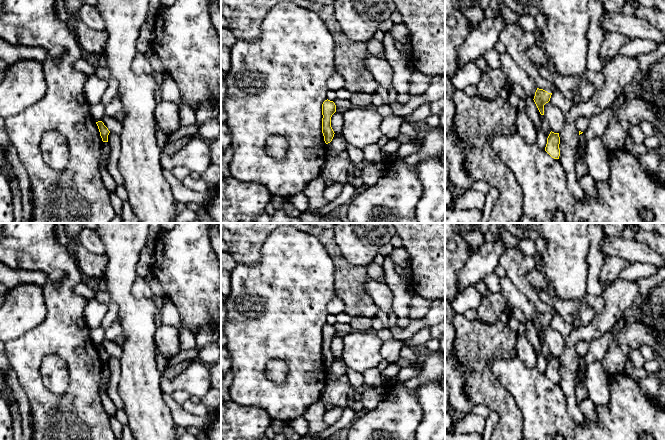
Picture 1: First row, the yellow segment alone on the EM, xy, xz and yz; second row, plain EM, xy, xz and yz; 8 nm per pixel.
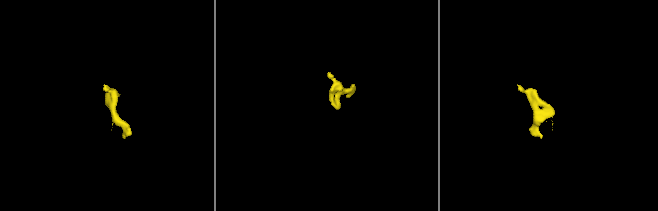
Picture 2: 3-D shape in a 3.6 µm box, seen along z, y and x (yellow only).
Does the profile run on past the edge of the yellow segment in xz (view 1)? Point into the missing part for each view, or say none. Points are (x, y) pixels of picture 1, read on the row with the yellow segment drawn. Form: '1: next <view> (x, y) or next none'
1: next none

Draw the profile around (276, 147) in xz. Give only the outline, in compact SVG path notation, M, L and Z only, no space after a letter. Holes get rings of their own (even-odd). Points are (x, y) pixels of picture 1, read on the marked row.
M275 135L267 139L265 152L275 160L281 160L285 157L288 149L288 141L285 137Z

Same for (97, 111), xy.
M101 102L95 105L90 105L90 114L96 122L102 121L105 117L104 107L105 106Z

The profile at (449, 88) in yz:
M445 76L445 137L448 136L454 124L455 102L454 93L456 89L451 82L451 78Z

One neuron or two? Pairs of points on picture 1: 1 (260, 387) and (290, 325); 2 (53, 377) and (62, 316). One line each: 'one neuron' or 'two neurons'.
1: one neuron
2: two neurons

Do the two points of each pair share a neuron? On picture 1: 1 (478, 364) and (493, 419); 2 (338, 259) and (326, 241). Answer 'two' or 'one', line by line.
1: two
2: one

